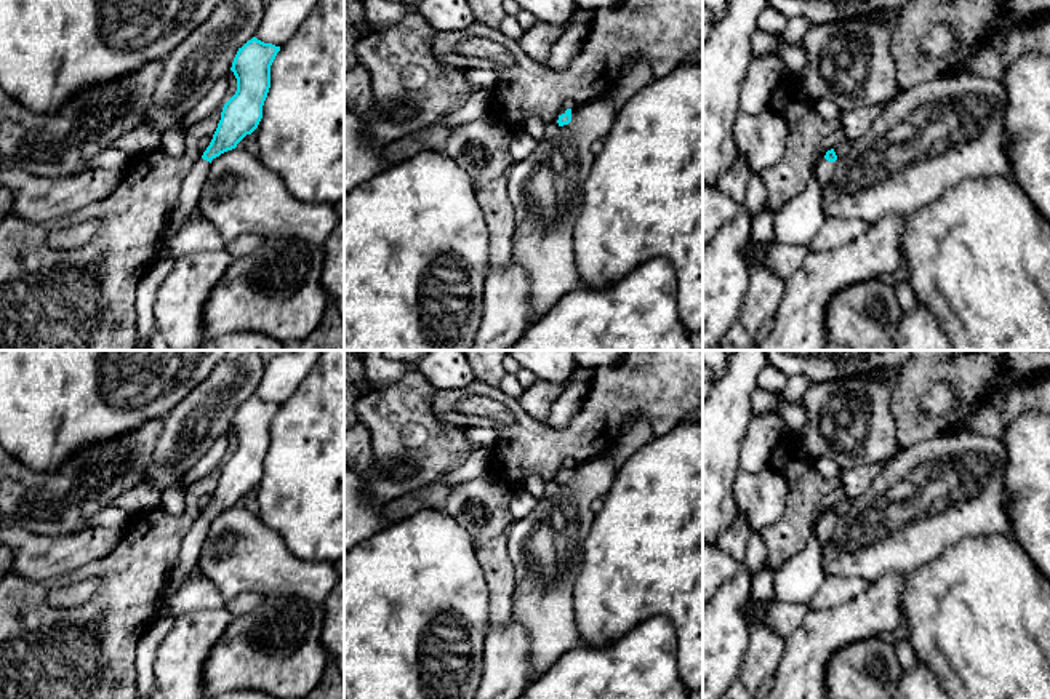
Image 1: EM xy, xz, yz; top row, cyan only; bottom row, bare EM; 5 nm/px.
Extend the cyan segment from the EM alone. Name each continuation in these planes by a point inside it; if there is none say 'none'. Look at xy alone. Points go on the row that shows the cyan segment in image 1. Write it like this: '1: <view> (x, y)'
1: xy (191, 189)

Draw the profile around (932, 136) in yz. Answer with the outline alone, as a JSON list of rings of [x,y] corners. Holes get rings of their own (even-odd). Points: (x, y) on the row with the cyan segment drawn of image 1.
[[[968,72],[943,74],[933,80],[900,91],[877,115],[872,126],[852,141],[844,157],[837,158],[831,181],[821,195],[826,218],[861,219],[869,226],[888,216],[909,214],[968,178],[1012,178],[1008,158],[1010,134],[1004,112],[1007,91],[1000,78],[986,78]]]

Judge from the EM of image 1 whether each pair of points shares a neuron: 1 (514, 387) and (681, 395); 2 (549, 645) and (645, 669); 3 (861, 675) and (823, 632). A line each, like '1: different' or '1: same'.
1: different
2: different
3: different

